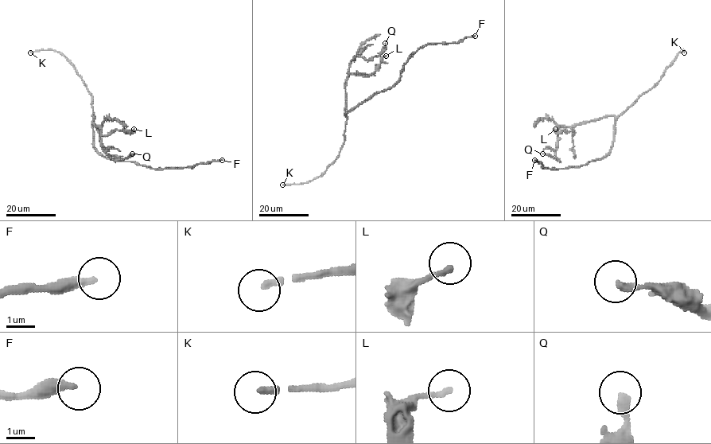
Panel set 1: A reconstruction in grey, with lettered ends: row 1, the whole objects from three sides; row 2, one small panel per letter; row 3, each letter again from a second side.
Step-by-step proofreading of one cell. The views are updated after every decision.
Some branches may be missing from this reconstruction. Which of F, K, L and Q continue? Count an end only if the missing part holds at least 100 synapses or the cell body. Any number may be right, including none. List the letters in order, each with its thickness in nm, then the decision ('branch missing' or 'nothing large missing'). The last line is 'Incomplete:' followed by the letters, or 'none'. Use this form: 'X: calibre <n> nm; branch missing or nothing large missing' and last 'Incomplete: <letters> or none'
F: calibre 300 nm; nothing large missing
K: calibre 200 nm; branch missing
L: calibre 170 nm; nothing large missing
Q: calibre 280 nm; nothing large missing
Incomplete: K

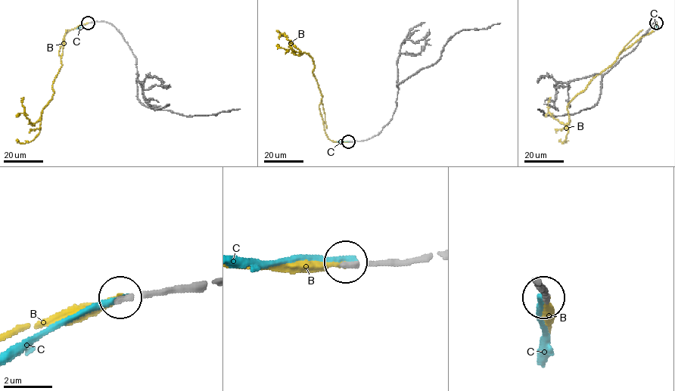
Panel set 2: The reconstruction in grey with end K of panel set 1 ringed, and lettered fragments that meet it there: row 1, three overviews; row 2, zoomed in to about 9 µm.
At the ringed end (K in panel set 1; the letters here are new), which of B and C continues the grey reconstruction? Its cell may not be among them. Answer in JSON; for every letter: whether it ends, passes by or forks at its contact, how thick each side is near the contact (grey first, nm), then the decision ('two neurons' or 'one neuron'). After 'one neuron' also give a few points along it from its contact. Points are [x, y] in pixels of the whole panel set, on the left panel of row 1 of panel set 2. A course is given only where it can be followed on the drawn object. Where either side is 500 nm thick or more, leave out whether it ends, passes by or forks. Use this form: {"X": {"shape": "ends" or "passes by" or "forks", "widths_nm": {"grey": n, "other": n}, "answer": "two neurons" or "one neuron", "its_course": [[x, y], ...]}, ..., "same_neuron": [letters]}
{"B": {"shape": "ends", "widths_nm": {"grey": 200, "other": 180}, "answer": "one neuron", "its_course": [[88, 23], [64, 35], [52, 98], [35, 123], [26, 115], [23, 97]]}, "C": {"shape": "ends", "widths_nm": {"grey": 200, "other": 240}, "answer": "two neurons"}, "same_neuron": ["B"]}

